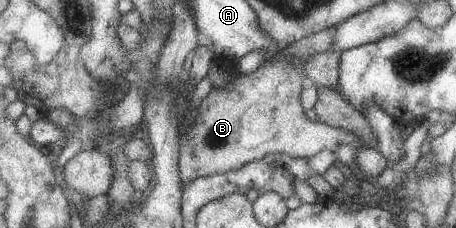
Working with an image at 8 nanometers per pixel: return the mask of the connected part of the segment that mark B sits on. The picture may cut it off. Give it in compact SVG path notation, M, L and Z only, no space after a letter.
M336 25L304 36L280 49L258 70L240 73L238 80L222 90L210 90L194 115L194 126L179 138L184 190L198 178L238 170L268 154L307 159L323 150L335 153L342 144L353 149L363 147L360 140L346 130L309 121L300 105L300 89L307 83L302 64L308 56L332 50L334 30Z

